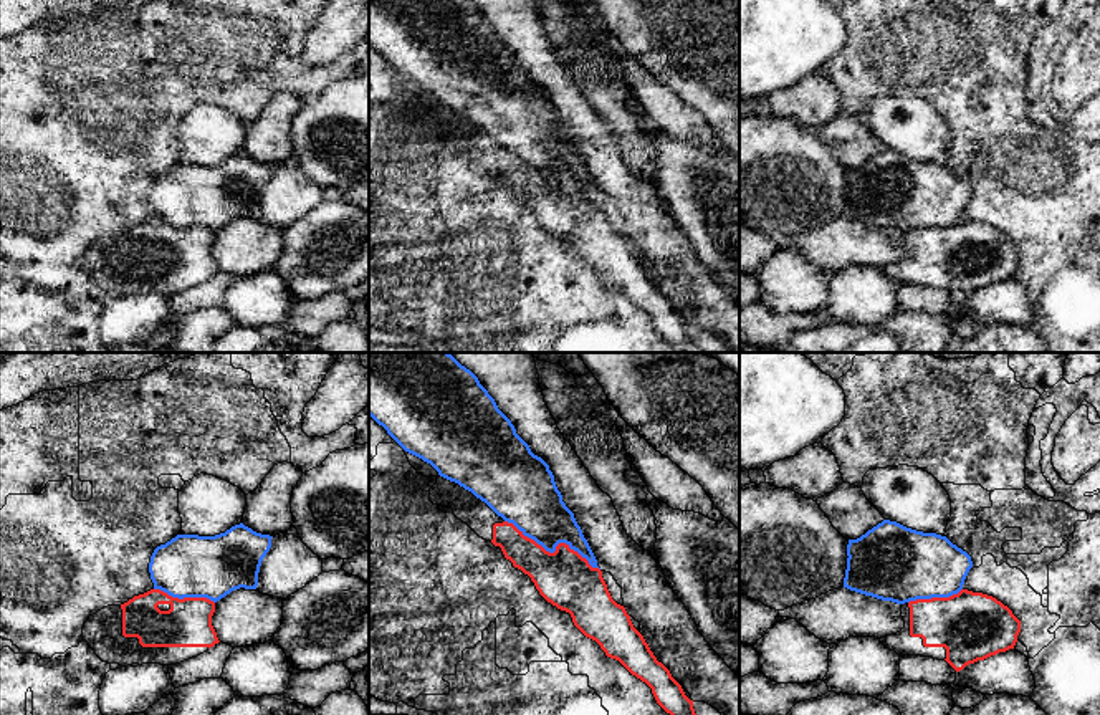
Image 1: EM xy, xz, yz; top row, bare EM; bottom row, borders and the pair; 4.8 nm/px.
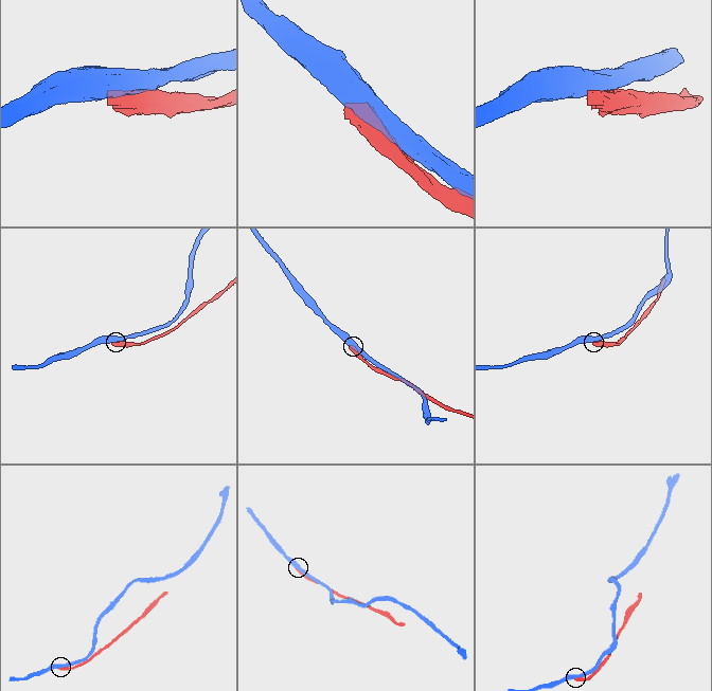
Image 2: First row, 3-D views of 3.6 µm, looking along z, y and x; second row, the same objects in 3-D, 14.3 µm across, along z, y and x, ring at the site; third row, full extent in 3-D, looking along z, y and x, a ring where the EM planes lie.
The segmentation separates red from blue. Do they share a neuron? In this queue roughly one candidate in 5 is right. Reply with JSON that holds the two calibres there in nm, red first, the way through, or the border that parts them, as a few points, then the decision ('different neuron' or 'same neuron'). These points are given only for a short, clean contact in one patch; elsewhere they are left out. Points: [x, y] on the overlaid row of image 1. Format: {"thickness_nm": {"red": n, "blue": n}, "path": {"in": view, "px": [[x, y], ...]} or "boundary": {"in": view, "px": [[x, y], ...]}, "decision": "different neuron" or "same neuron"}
{"thickness_nm": {"red": 280, "blue": 280}, "decision": "different neuron"}

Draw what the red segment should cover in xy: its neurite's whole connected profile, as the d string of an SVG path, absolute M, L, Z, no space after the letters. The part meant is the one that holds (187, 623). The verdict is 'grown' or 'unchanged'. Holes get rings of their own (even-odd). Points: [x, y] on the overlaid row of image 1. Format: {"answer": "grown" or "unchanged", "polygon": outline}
{"answer": "grown", "polygon": "M151 589L121 606L108 606L89 616L83 627L83 639L108 664L121 667L132 664L177 665L220 642L212 626L213 612L215 602L207 597L179 599L160 589Z"}

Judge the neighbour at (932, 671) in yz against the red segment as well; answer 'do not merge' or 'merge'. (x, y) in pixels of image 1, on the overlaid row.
do not merge

